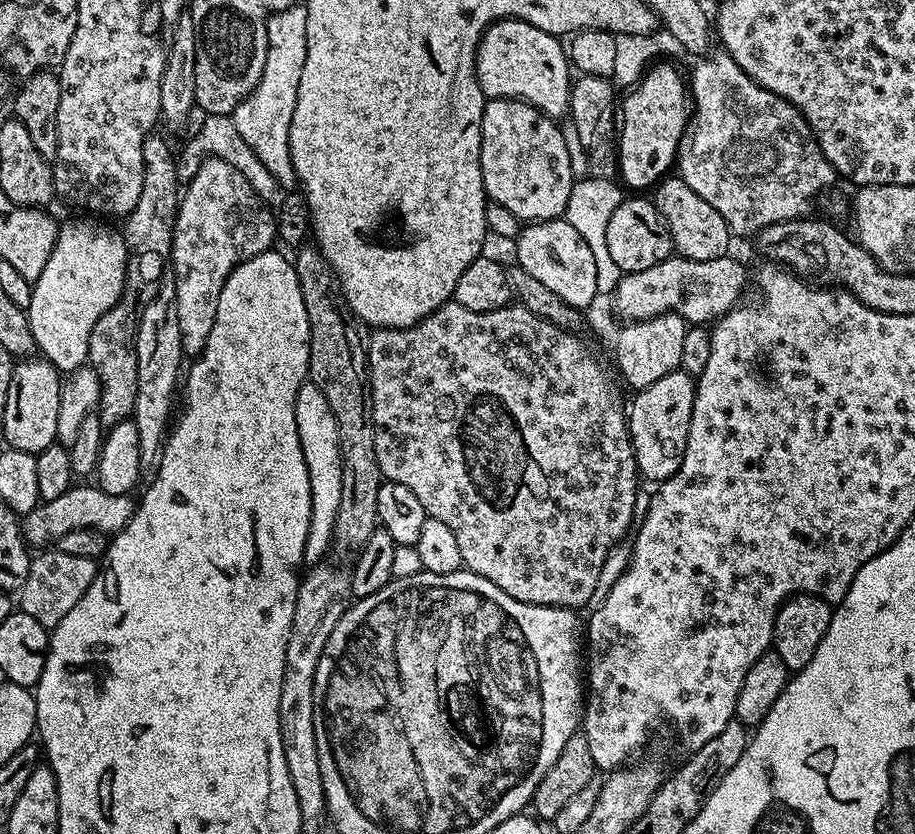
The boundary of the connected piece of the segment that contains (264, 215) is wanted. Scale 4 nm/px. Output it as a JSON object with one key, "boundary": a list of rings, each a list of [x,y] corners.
{"boundary":[[[209,156],[201,159],[197,172],[183,189],[180,206],[176,210],[176,225],[172,227],[170,276],[176,282],[178,330],[182,330],[182,350],[185,357],[199,356],[206,346],[206,338],[210,338],[210,329],[214,326],[214,314],[218,314],[218,294],[222,294],[226,278],[230,278],[230,274],[242,262],[269,251],[276,239],[273,209],[260,200],[250,182],[222,158]]]}

